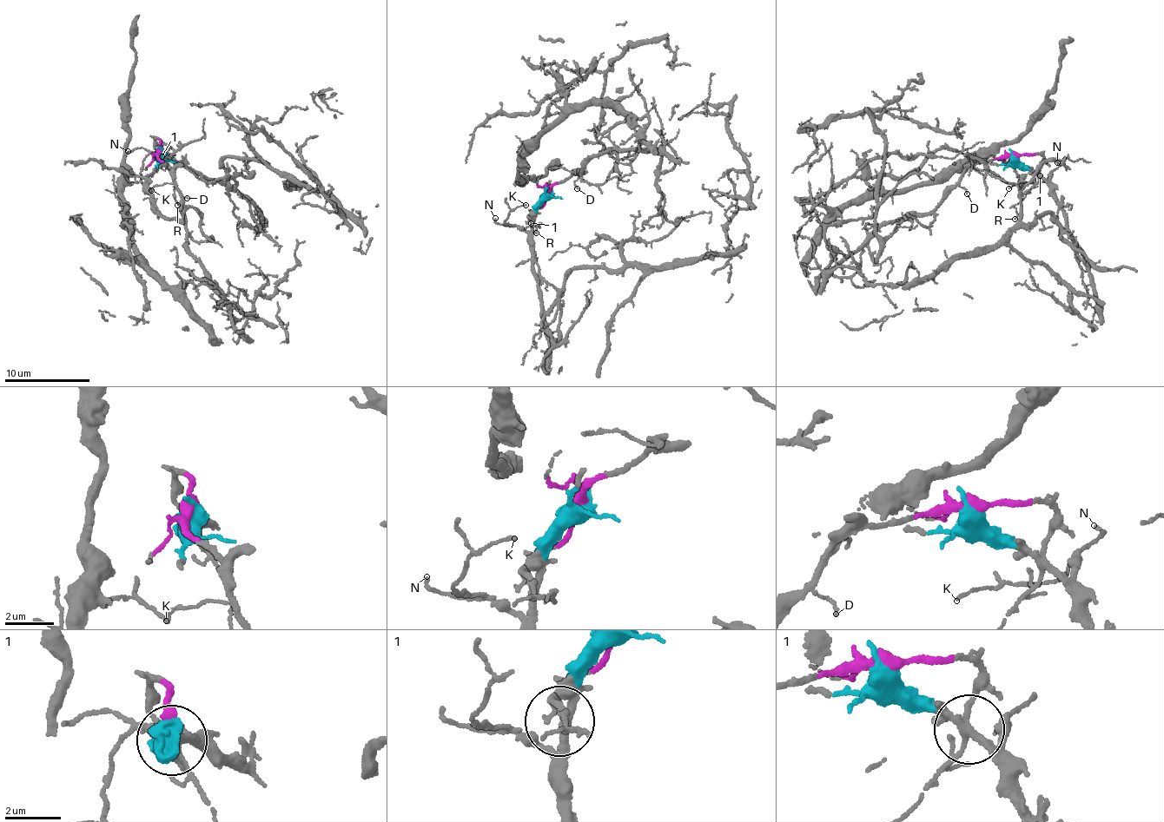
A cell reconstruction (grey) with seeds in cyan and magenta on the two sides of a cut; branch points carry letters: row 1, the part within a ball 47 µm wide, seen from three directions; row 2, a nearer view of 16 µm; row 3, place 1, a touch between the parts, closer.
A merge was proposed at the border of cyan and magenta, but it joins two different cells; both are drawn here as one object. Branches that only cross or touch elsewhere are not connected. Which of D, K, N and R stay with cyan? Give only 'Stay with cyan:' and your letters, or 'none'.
Stay with cyan: K, N

